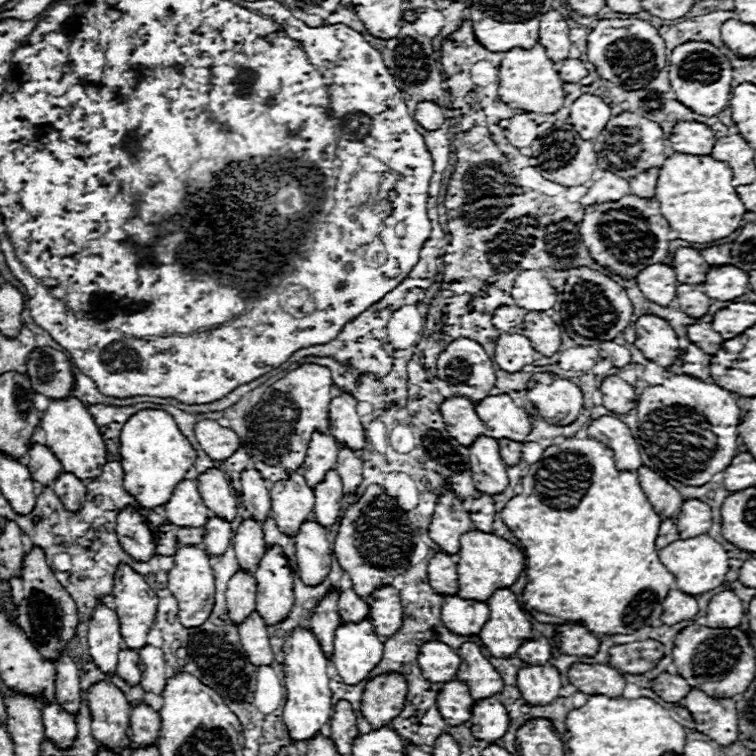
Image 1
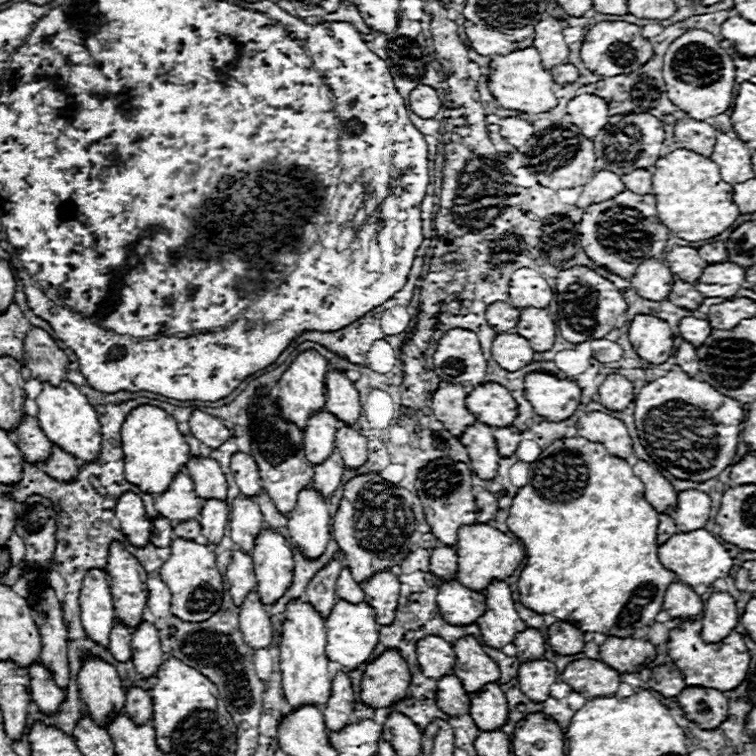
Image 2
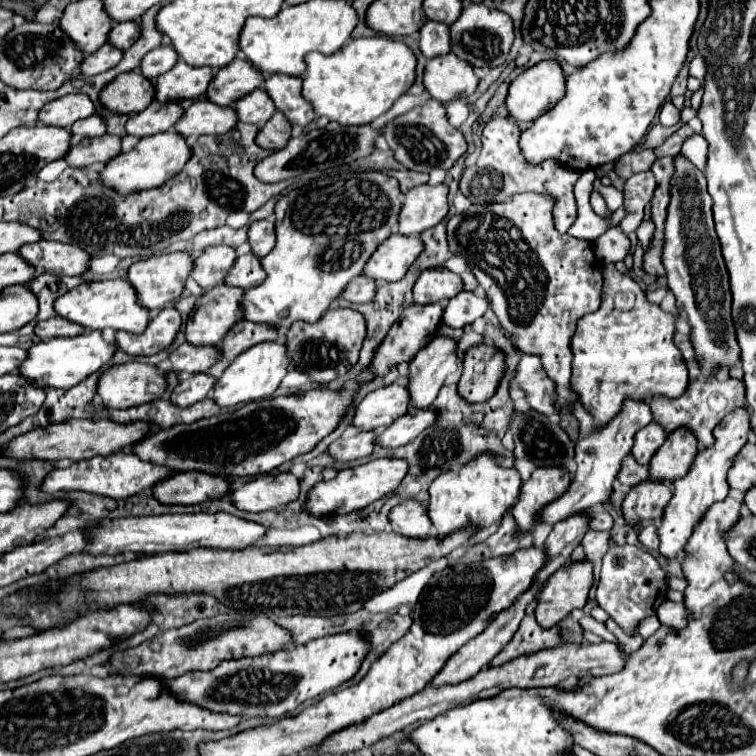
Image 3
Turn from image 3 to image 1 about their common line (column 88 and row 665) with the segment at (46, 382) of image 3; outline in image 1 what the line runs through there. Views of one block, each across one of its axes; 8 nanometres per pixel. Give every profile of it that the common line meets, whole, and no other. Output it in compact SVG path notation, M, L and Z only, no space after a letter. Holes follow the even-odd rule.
M368 618L360 622L342 622L334 634L332 666L344 682L358 684L382 660L382 642Z

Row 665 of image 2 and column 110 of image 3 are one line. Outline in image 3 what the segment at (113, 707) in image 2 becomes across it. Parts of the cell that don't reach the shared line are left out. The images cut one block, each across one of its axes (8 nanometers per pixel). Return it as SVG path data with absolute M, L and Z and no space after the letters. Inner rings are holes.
M136 72L118 74L104 90L102 104L118 114L136 114L142 112L156 98L154 82Z

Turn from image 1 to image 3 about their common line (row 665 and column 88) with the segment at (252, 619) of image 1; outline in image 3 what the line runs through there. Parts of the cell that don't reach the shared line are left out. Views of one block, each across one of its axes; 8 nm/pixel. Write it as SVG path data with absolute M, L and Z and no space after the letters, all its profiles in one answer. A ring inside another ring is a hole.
M48 240L22 246L20 256L40 270L58 272L64 276L82 276L84 272L88 272L92 260L92 256L82 248Z

